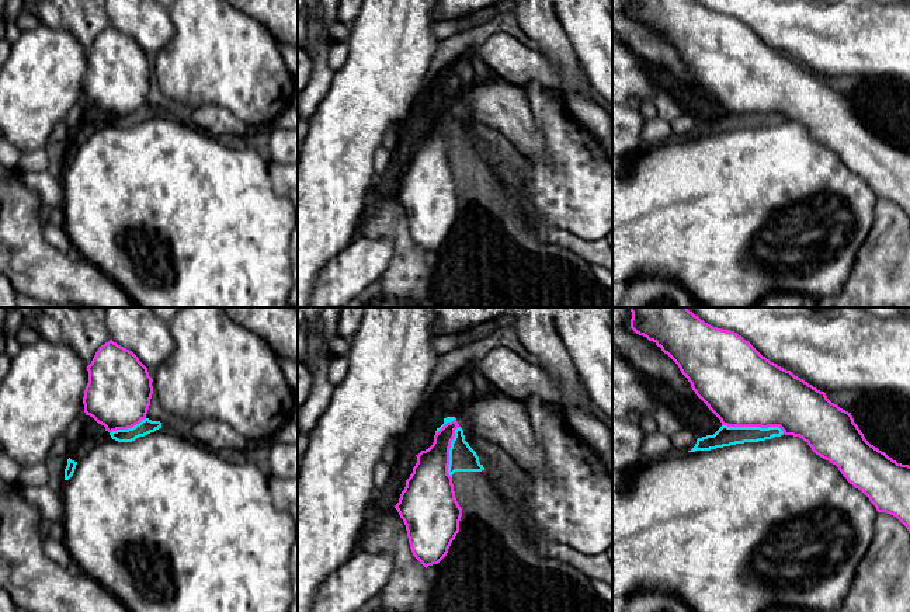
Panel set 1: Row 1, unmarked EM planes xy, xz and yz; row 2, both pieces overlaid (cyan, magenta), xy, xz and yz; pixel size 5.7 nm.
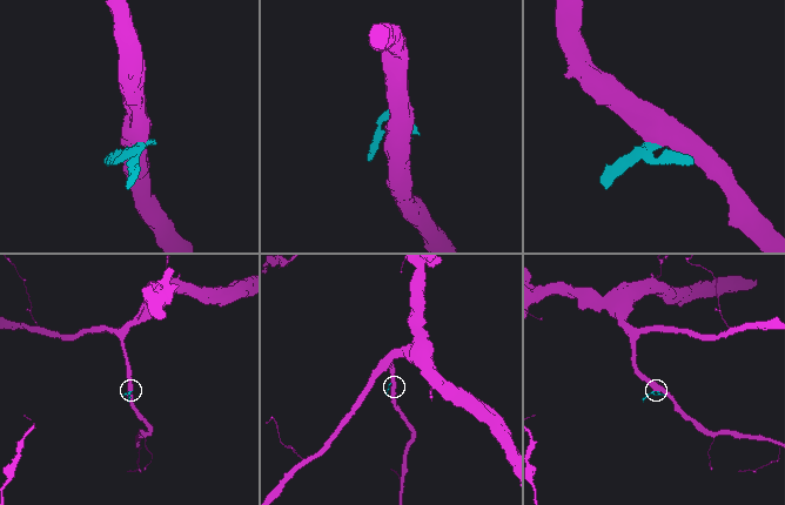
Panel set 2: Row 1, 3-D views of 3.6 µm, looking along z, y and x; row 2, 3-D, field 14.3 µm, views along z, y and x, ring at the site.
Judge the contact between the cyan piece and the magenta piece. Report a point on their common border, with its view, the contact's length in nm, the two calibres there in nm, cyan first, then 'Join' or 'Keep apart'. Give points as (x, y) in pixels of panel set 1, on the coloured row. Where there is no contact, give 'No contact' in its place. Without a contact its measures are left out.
Touches cyan at yz (753, 427). Shared border 360 nm. Thickness 110 nm (cyan) against 440 nm. Keep apart

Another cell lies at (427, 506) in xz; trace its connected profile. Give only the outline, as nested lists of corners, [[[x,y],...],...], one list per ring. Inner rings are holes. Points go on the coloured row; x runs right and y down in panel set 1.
[[[456,420],[447,423],[435,432],[433,445],[416,455],[417,463],[395,505],[406,525],[411,553],[426,568],[447,556],[459,532],[462,508],[448,474],[456,428]]]

